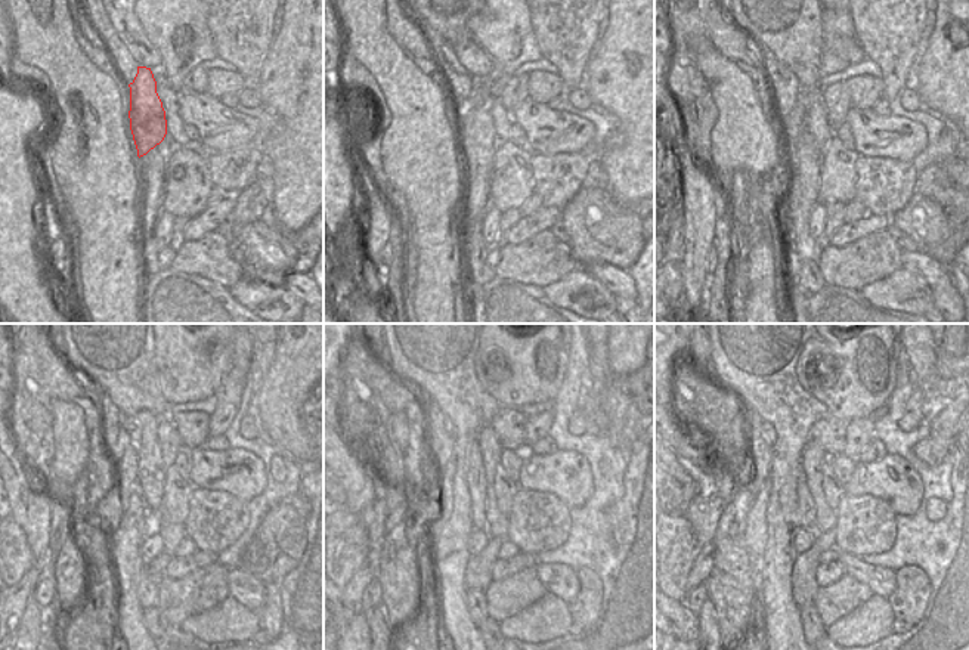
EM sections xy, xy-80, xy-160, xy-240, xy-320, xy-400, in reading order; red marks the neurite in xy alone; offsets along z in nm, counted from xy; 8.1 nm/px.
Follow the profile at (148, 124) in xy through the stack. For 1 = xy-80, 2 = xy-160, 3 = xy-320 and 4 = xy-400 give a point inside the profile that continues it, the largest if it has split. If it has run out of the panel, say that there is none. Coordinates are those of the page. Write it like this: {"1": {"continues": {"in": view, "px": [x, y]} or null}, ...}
{"1": {"continues": {"in": "xy-80", "px": [479, 144]}}, "2": {"continues": {"in": "xy-160", "px": [805, 176]}}, "3": {"continues": {"in": "xy-320", "px": [477, 607]}}, "4": {"continues": {"in": "xy-400", "px": [810, 618]}}}

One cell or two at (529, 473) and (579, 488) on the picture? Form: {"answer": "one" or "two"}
{"answer": "one"}

